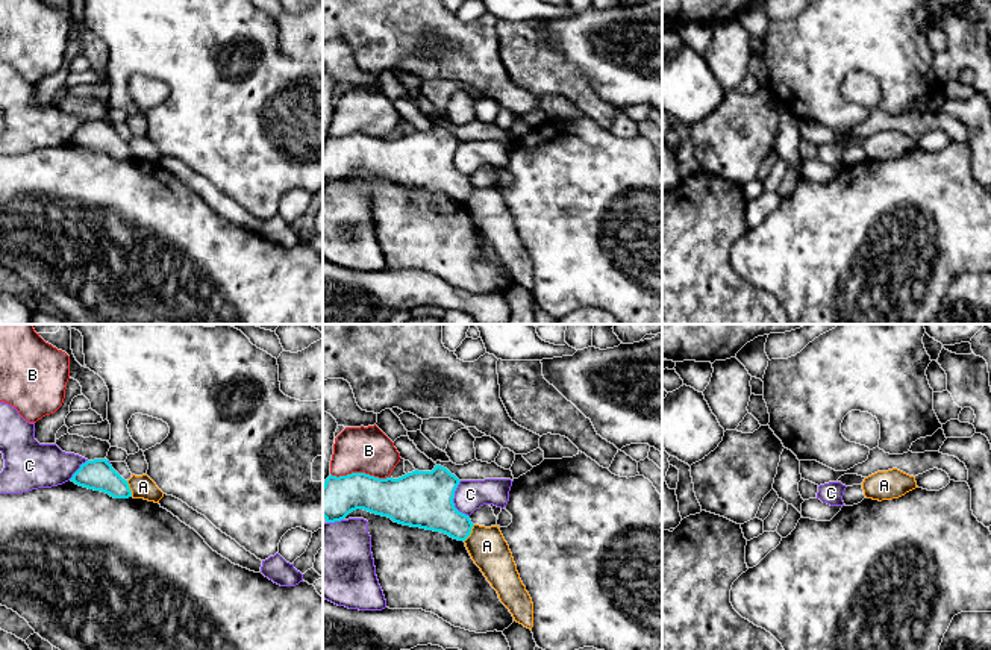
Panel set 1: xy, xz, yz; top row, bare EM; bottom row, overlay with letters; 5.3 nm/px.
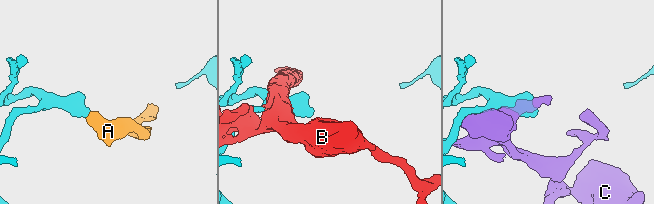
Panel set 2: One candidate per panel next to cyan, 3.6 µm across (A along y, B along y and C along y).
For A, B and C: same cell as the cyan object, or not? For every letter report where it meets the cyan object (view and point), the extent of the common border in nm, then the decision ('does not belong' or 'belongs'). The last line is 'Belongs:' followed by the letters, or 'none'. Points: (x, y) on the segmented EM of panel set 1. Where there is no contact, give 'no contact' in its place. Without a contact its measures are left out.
A: xz (470, 532) | 110 nm | does not belong
B: xz (361, 473) | 320 nm | does not belong
C: xz (452, 500) | 200 nm | does not belong
Belongs: none

